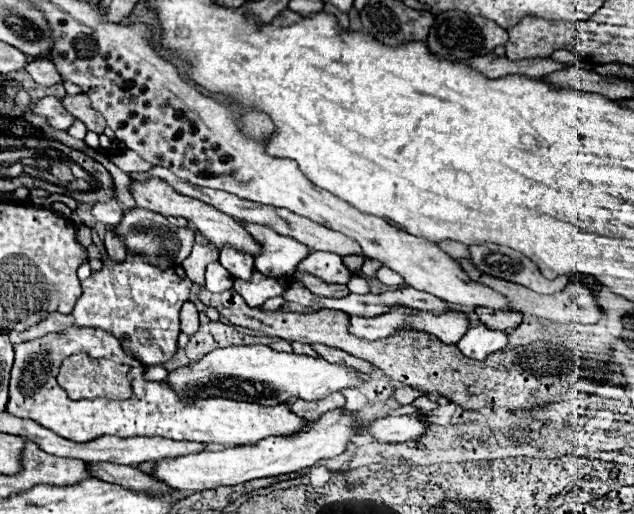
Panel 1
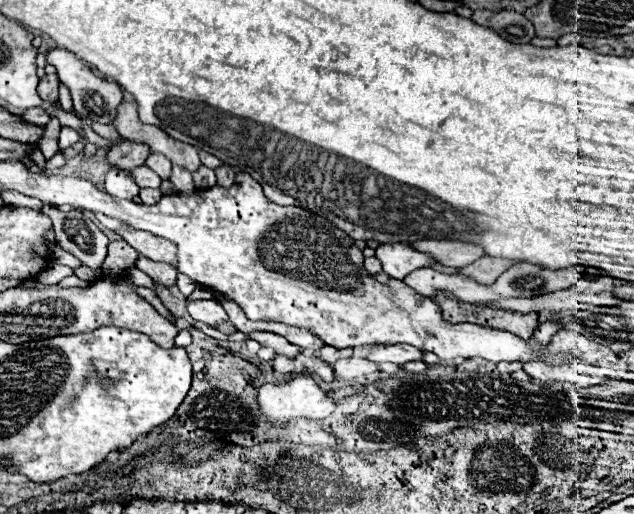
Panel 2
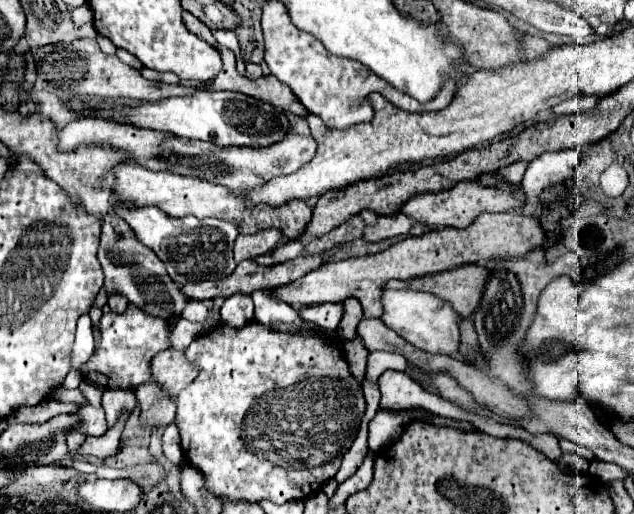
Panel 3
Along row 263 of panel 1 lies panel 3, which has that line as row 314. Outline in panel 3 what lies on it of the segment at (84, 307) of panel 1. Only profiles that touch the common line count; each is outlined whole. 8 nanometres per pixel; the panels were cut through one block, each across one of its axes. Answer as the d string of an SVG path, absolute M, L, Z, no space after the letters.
M128 308L124 314L108 312L100 320L100 346L92 358L82 366L82 376L96 382L100 388L136 388L150 382L150 360L158 352L168 348L170 328L164 320L146 316L138 308Z

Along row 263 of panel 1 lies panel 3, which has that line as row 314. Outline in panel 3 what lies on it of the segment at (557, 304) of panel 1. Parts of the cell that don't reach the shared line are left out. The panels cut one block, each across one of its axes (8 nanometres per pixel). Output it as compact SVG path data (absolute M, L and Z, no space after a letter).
M462 264L438 274L416 276L410 280L390 280L384 288L430 292L448 302L460 316L466 318L472 316L474 308L478 306L478 300L482 296L482 280L486 280L486 270L482 266Z

